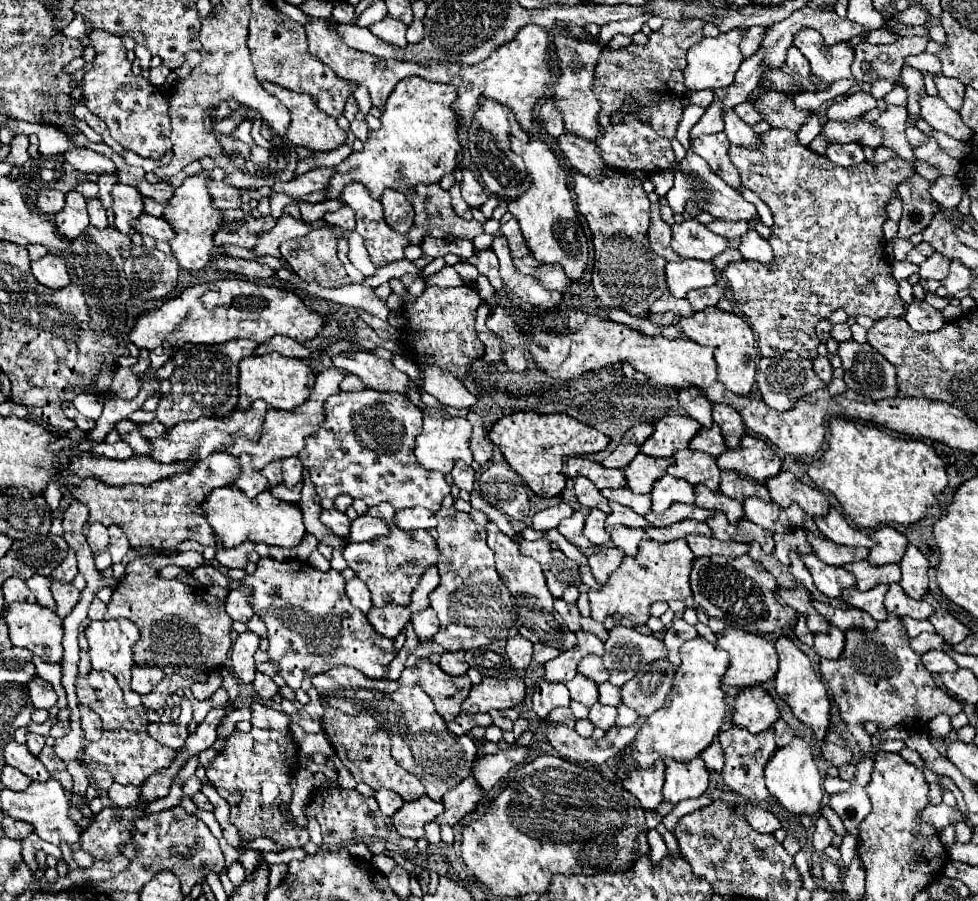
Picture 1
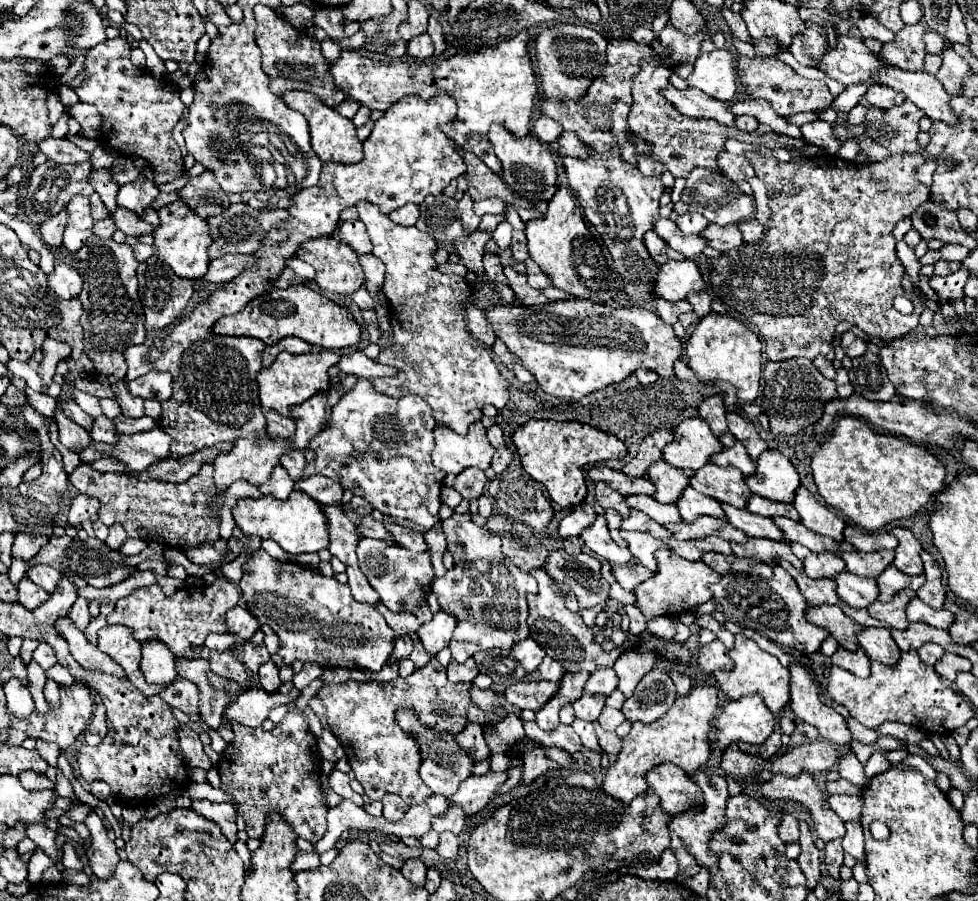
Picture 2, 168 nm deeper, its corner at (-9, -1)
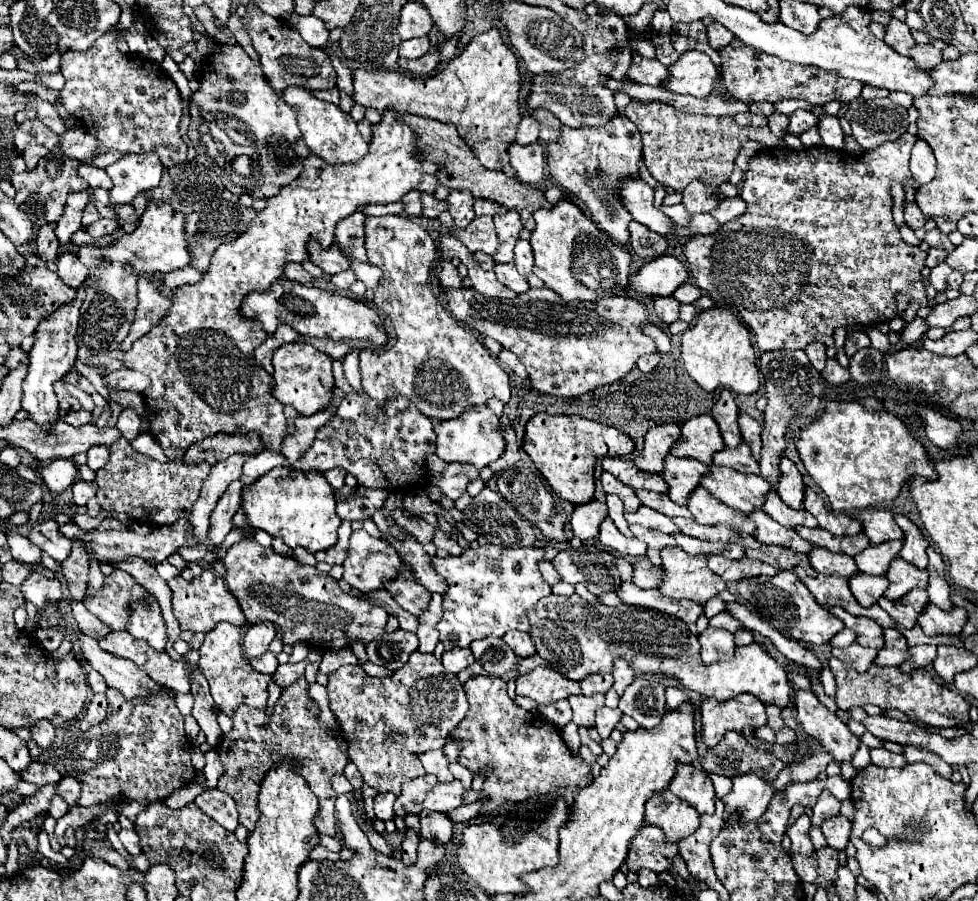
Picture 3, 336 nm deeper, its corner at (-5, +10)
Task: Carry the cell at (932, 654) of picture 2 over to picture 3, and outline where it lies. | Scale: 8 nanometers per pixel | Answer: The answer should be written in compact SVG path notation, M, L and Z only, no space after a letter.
M914 646L914 648L910 648L910 656L912 658L902 664L902 670L904 672L932 664L932 660L936 658L936 646Z

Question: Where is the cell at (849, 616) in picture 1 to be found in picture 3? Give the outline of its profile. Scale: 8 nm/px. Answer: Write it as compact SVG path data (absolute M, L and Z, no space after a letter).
M884 628L884 646L878 648L878 656L874 664L900 666L908 658L910 654L908 654L908 644L904 642L904 636L896 628Z

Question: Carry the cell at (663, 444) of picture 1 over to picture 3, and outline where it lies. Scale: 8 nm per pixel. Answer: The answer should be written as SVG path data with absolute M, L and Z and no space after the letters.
M700 414L694 418L688 418L680 426L680 438L676 446L672 446L670 454L684 456L684 458L696 458L702 464L712 464L712 454L724 448L718 424L710 414Z

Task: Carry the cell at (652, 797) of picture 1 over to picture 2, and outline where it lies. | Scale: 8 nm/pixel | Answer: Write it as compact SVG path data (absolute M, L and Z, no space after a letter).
M672 763L658 765L648 773L650 791L662 799L662 809L680 815L702 805L702 789L690 779L686 771Z

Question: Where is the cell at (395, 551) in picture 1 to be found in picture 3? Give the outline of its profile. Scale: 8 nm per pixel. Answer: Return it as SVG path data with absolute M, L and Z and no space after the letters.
M366 530L352 532L342 576L352 588L360 592L384 588L384 582L394 580L400 570L402 558L386 540L372 538Z

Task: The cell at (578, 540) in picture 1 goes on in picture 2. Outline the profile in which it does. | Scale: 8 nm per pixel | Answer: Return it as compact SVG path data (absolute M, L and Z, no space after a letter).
M598 515L594 525L590 525L584 533L582 533L582 539L586 543L586 547L598 555L600 559L606 559L608 563L616 565L616 563L630 563L634 559L634 555L630 553L630 549L622 549L618 547L610 533L608 533L608 525L606 525L606 517L604 515Z

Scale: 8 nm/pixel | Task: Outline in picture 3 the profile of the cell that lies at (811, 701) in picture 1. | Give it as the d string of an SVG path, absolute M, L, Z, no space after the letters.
M796 690L794 704L796 718L808 736L816 738L838 762L852 760L858 750L858 738L834 712L818 702L812 690Z

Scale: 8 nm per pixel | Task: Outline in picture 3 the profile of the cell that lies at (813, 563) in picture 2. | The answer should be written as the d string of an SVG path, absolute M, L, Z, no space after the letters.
M814 546L808 552L808 560L810 560L810 566L816 572L822 572L822 574L852 576L852 574L858 572L856 570L856 564L852 562L852 556L848 556L848 554L836 554L836 552L824 550L820 546Z

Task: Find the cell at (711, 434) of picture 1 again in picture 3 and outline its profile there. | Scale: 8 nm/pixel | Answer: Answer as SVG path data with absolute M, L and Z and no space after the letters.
M740 442L740 446L736 446L736 448L724 448L718 454L714 454L714 464L728 466L728 468L734 468L738 472L760 474L760 466L754 460L752 452L748 450L746 442Z

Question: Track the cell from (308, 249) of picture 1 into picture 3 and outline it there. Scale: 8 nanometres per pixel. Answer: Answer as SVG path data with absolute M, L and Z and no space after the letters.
M312 240L312 242L306 244L306 248L308 248L308 254L310 254L310 260L318 268L322 268L322 272L328 274L328 276L350 268L350 260L342 254L342 250L336 244L332 244L324 250L316 240Z

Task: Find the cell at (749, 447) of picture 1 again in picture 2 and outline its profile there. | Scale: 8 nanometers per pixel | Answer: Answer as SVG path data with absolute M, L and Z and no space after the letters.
M768 449L756 461L756 475L746 477L746 485L760 497L792 503L800 479L794 465L782 453Z

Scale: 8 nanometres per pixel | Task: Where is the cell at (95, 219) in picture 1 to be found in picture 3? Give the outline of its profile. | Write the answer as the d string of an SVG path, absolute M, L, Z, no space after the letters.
M100 218L100 220L96 220L94 224L90 224L90 226L86 228L86 232L88 232L92 238L100 238L100 236L112 234L116 228L118 228L118 222L116 222L116 220Z

